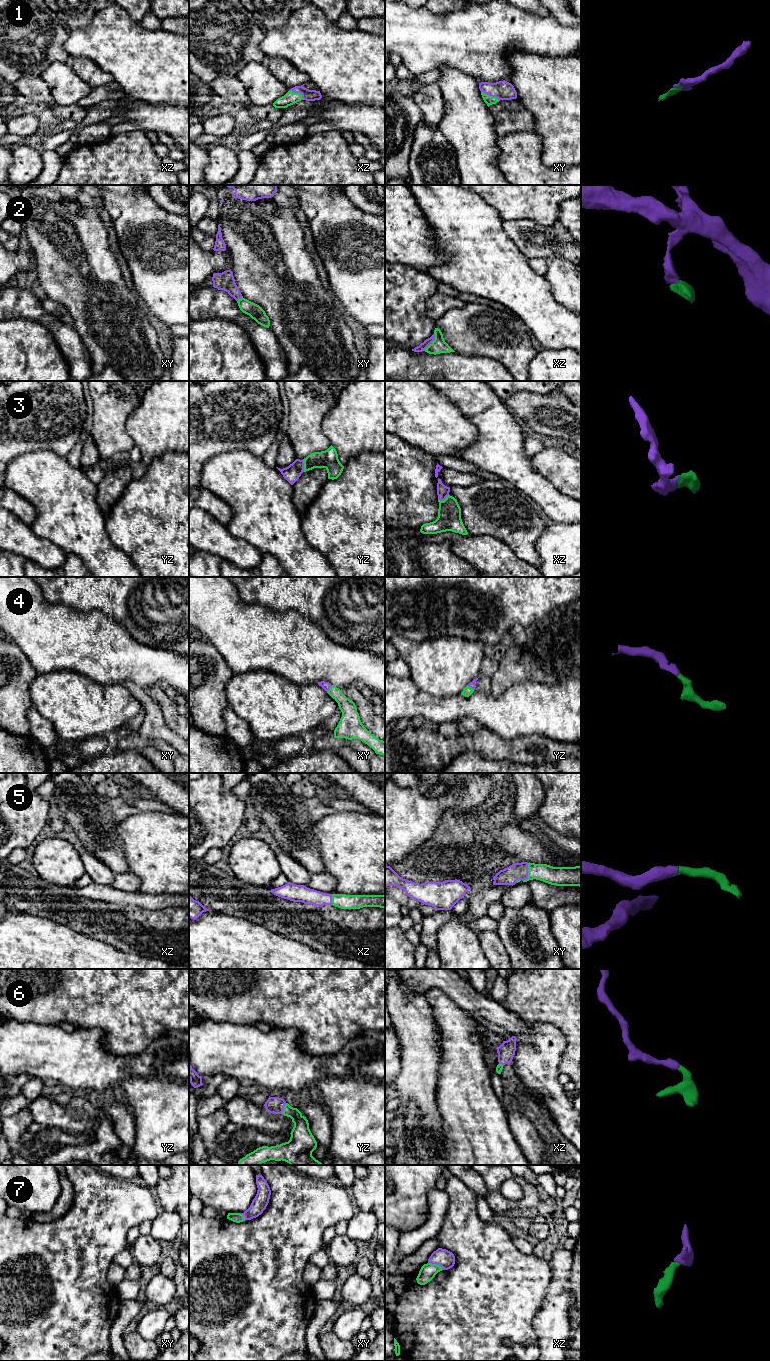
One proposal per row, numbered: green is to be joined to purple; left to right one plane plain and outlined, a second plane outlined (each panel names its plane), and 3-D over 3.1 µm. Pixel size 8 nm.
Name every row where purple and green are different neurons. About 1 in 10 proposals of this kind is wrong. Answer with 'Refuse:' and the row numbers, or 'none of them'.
Refuse: 2

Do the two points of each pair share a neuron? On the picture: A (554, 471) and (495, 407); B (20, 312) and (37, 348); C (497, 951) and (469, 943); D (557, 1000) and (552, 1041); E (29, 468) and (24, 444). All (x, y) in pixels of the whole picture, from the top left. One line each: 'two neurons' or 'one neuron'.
A: two neurons
B: two neurons
C: two neurons
D: two neurons
E: two neurons

